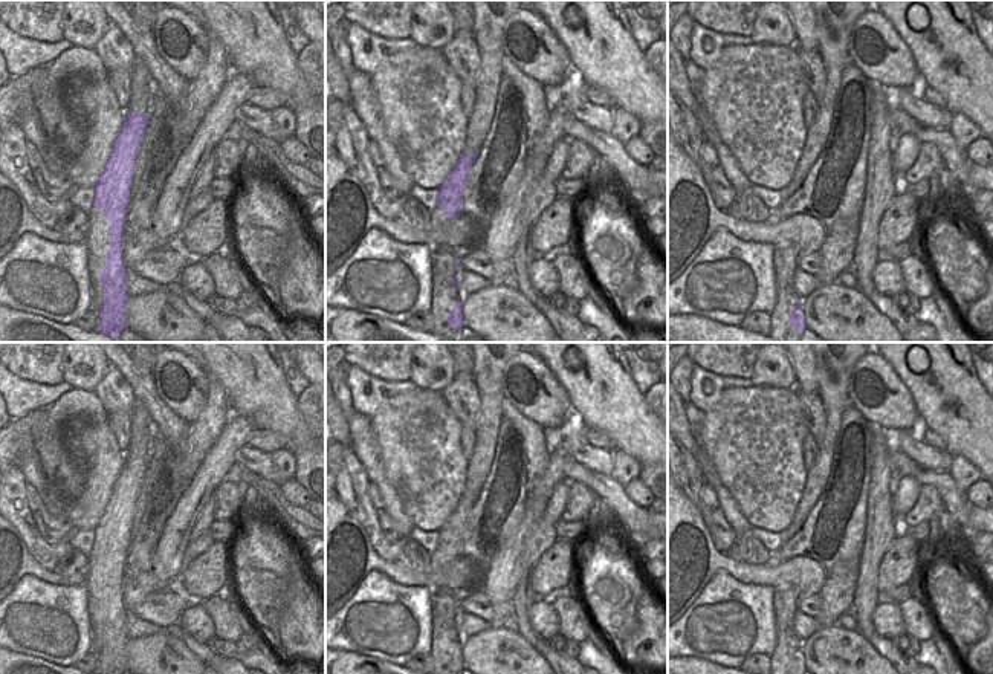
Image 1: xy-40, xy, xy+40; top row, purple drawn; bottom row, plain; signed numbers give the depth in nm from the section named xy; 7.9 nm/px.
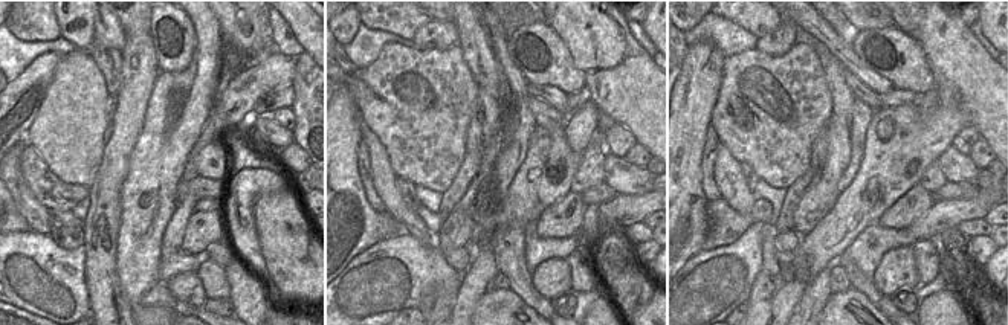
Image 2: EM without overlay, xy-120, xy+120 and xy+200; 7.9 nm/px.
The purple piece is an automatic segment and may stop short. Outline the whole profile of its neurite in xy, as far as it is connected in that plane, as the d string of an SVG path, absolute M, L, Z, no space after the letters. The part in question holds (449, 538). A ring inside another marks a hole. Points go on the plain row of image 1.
M466 489L458 498L458 504L445 523L445 526L438 530L437 550L446 552L446 559L451 562L461 556L461 538L464 535L464 529L467 524L467 517L480 495L477 492L472 500L466 500Z

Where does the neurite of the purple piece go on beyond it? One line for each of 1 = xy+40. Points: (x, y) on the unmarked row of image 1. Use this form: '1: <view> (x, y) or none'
1: none

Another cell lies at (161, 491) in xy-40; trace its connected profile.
M157 426L154 454L144 474L130 530L130 540L142 536L150 547L157 546L167 520L185 492L177 468L173 465L173 449L174 445L163 437Z

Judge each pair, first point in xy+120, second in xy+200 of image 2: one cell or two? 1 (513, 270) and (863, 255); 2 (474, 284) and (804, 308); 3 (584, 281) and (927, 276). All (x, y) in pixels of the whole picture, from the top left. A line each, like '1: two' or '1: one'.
1: two
2: one
3: one

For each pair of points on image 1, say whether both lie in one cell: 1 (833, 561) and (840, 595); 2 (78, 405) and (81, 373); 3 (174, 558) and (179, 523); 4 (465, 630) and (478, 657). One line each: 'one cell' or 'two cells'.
1: two cells
2: two cells
3: one cell
4: two cells

